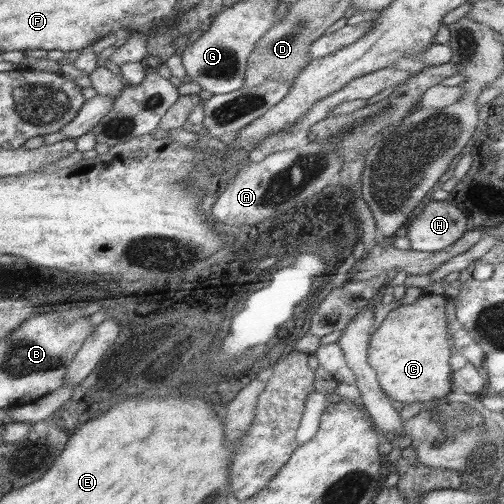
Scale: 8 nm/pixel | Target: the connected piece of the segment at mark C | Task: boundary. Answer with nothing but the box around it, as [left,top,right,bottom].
[367,294,453,406]

